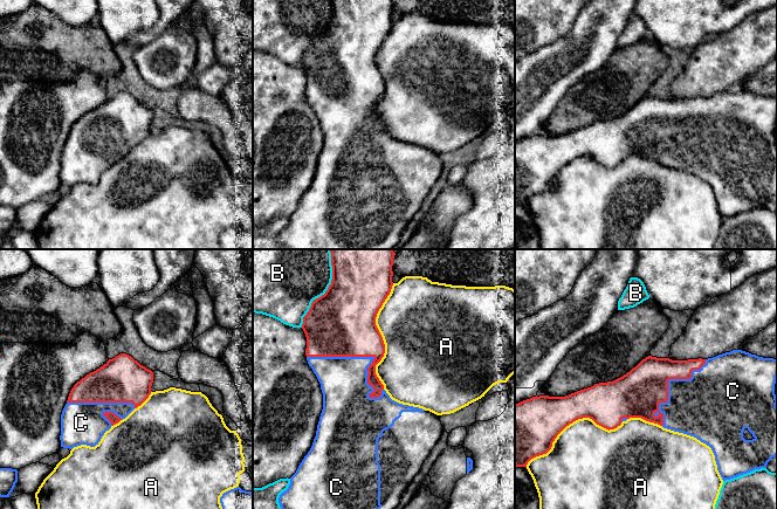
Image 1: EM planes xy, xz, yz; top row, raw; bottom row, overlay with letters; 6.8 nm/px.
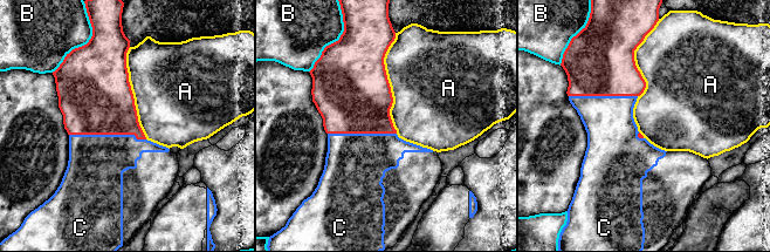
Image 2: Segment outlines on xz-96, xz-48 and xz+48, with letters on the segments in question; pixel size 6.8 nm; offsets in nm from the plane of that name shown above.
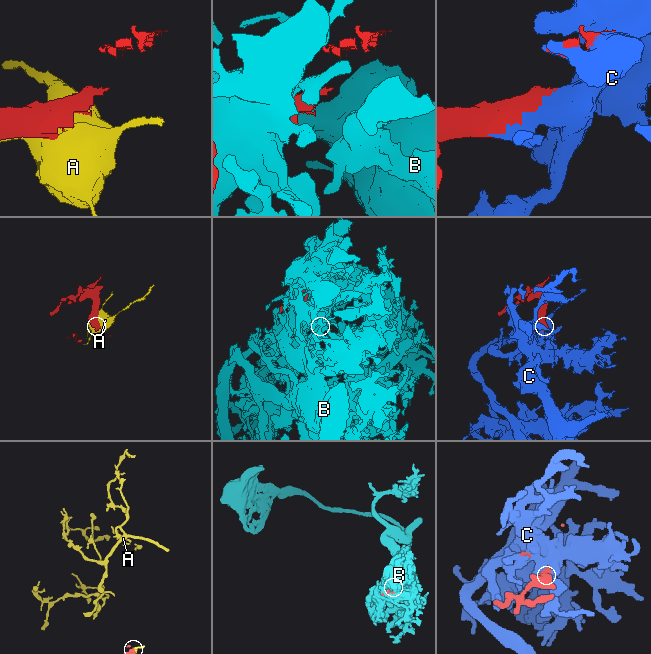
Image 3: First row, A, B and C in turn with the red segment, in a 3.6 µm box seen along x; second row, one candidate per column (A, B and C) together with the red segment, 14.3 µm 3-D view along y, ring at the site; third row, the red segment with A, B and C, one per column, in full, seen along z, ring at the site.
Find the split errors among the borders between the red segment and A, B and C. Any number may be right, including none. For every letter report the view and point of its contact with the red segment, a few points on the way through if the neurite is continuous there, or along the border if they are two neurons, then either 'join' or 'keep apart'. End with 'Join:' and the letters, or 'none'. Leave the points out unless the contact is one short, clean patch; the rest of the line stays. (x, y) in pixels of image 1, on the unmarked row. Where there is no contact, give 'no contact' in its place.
A: meets red in yz at (570, 160); keep apart
B: meets red in xz at (322, 33); keep apart
C: meets red in xz at (365, 94); keep apart
Join: none

